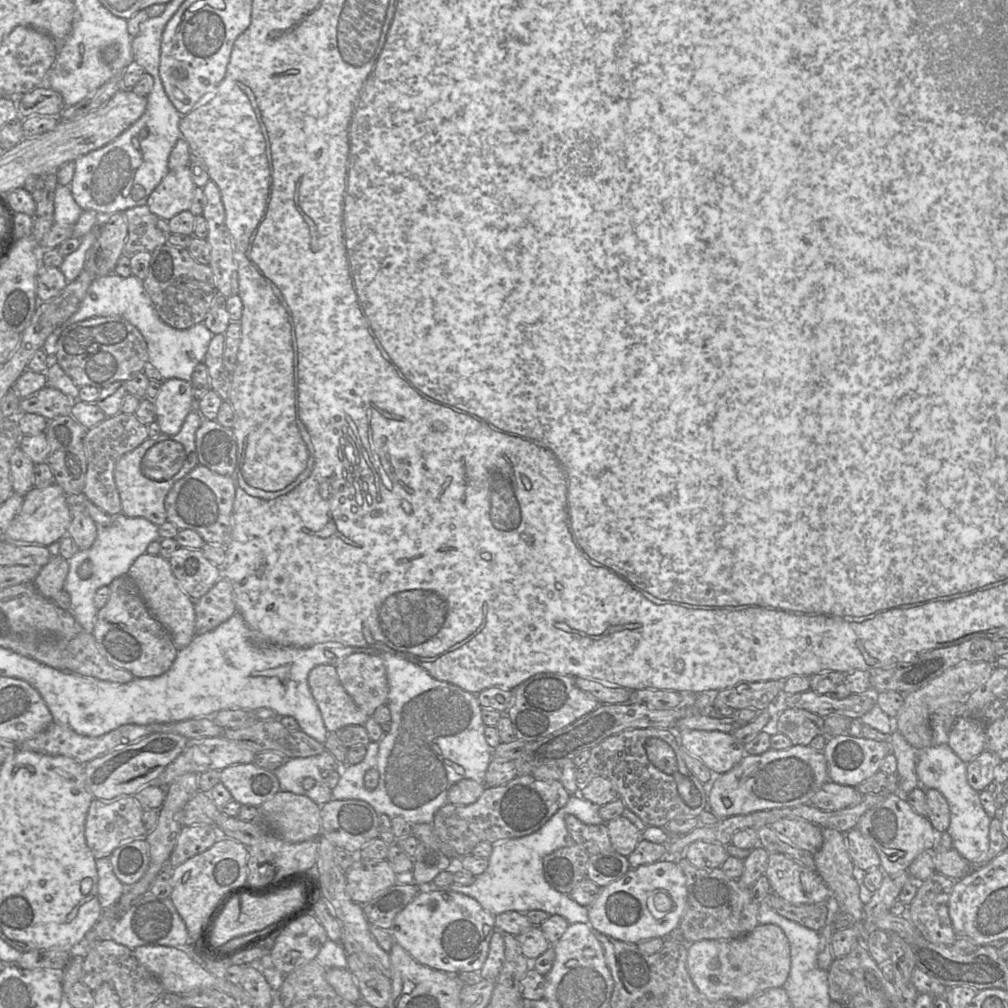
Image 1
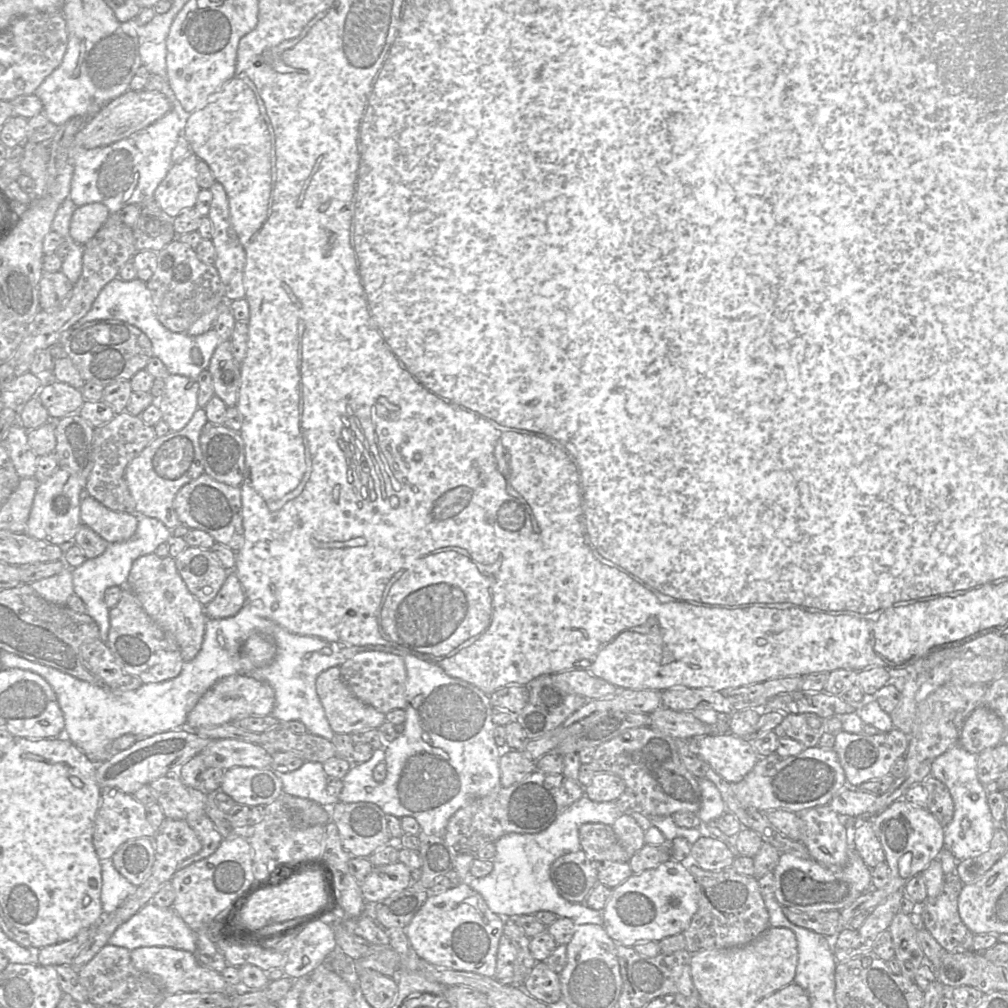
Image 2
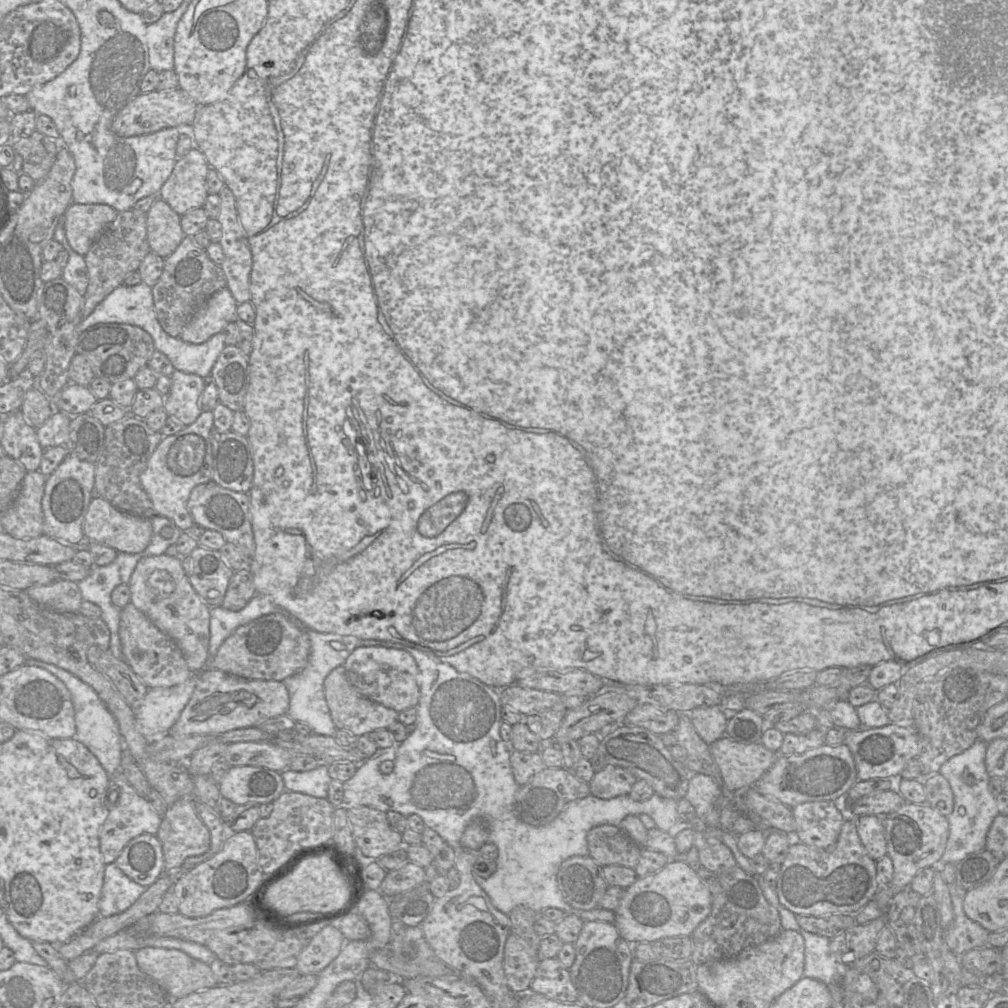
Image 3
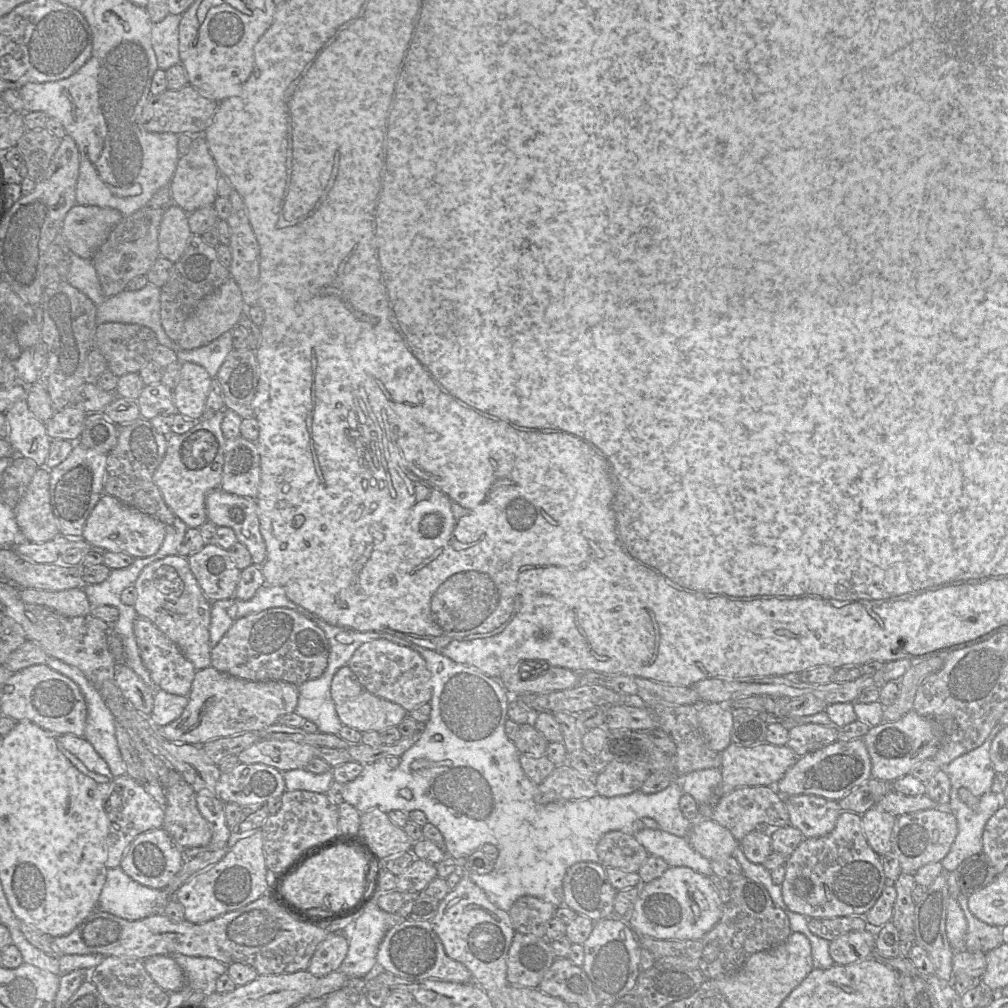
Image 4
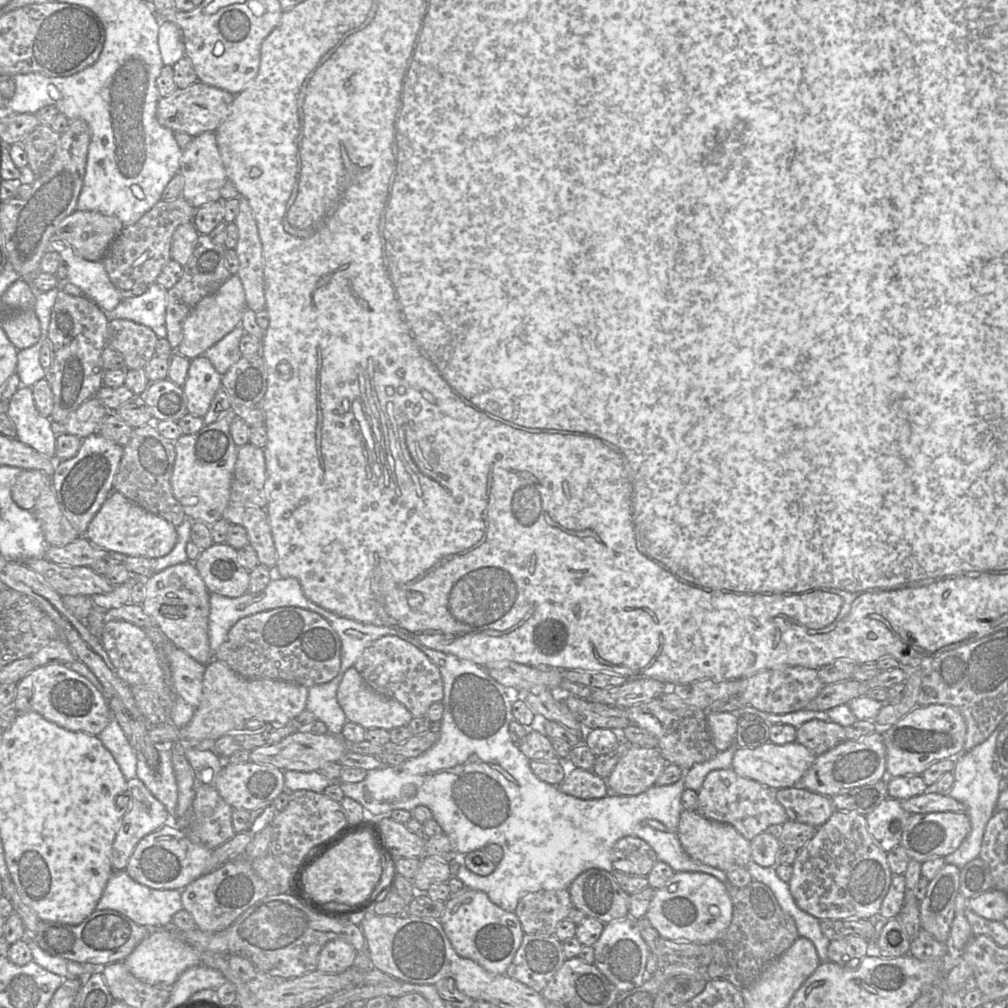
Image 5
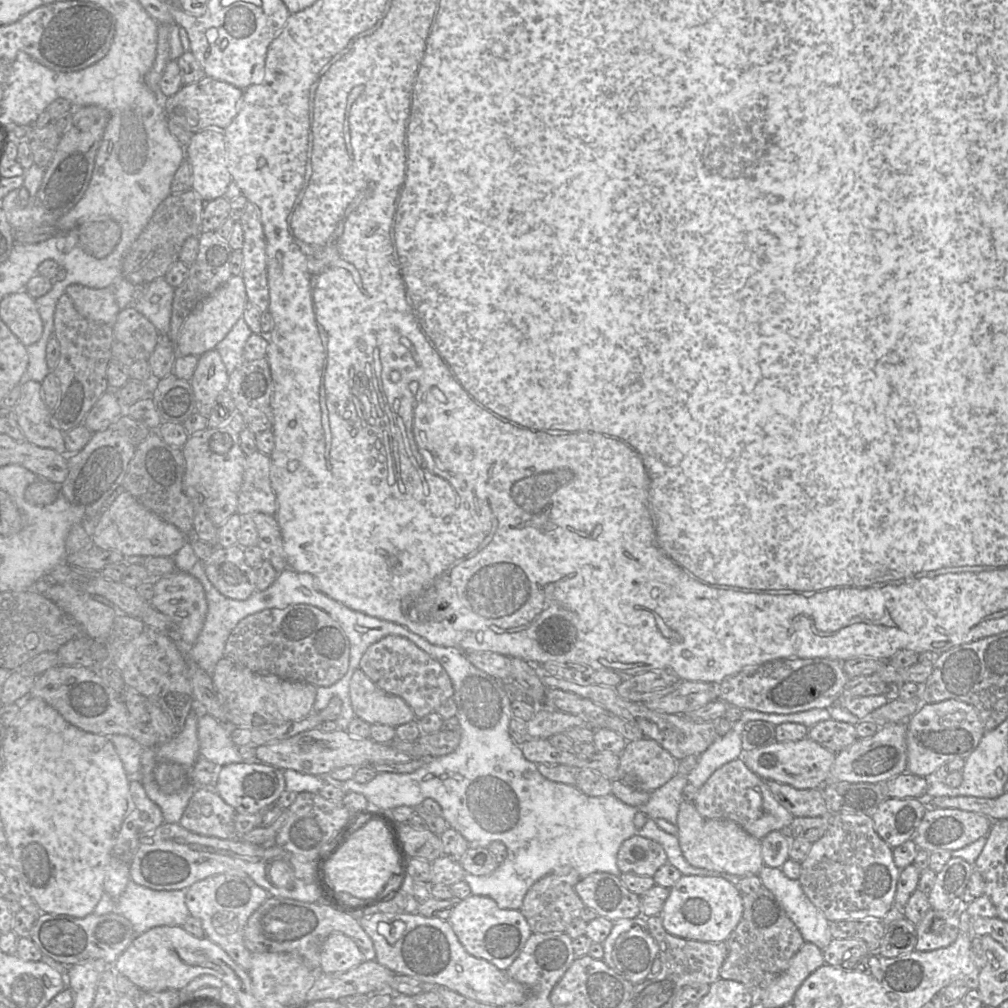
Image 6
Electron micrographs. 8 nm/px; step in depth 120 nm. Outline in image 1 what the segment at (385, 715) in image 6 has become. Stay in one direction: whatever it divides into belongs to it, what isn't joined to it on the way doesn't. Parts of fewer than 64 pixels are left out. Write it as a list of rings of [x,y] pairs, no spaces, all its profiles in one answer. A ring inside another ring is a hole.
[[[320,664],[308,675],[311,693],[328,732],[348,725],[364,725],[367,715],[342,686],[334,665]]]

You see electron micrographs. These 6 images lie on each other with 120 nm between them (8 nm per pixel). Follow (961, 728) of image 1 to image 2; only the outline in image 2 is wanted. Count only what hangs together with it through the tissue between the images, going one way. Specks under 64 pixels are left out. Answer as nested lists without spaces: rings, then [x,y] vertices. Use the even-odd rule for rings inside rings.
[[[979,706],[965,720],[959,745],[978,755],[1002,743],[1003,734],[1004,725],[1000,717],[988,707]]]

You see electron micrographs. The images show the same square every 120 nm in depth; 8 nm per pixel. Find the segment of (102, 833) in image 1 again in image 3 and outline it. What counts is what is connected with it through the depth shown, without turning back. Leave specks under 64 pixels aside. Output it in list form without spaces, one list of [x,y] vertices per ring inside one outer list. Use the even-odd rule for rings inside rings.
[[[121,772],[110,776],[104,805],[108,814],[99,831],[99,842],[105,864],[115,862],[122,849],[132,838],[142,834],[156,835],[158,832],[162,817],[155,812],[145,797],[137,794]]]

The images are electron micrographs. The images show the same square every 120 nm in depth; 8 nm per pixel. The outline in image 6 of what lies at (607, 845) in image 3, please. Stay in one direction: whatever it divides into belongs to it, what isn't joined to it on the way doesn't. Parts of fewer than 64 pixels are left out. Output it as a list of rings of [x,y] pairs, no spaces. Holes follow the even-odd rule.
[[[642,836],[625,840],[617,854],[617,866],[625,874],[653,877],[666,863],[668,858],[662,845]]]

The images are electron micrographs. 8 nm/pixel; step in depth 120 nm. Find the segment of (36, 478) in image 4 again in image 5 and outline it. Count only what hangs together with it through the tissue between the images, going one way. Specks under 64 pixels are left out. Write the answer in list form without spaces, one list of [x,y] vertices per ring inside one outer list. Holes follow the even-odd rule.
[[[52,481],[40,494],[32,512],[40,522],[49,546],[65,546],[80,537],[62,513]]]

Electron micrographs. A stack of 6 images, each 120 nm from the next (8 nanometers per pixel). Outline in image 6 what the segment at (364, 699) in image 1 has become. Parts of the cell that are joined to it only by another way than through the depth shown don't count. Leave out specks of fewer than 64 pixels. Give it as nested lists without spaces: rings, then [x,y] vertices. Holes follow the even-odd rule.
[[[388,635],[372,644],[360,660],[360,669],[383,691],[401,697],[412,708],[415,719],[437,712],[454,695],[452,681],[441,664],[402,636]]]

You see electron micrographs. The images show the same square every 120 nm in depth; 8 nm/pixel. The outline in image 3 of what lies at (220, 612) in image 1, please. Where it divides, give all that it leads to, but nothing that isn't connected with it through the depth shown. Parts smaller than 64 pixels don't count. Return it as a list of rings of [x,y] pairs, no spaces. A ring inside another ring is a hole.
[[[245,566],[234,572],[221,606],[232,611],[241,610],[256,593],[253,575]]]

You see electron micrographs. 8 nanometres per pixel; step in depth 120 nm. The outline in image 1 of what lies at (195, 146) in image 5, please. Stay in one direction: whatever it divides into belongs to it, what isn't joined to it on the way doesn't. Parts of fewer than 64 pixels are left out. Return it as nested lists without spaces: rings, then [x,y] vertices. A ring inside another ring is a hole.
[[[188,166],[170,170],[152,191],[146,205],[151,212],[168,221],[189,210],[195,187]]]

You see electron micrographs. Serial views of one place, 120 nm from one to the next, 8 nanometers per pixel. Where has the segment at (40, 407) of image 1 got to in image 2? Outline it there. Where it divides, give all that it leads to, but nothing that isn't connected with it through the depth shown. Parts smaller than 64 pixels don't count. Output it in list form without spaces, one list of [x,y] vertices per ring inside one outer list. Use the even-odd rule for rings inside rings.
[[[56,380],[46,382],[36,396],[53,421],[78,413],[86,401],[81,390]]]

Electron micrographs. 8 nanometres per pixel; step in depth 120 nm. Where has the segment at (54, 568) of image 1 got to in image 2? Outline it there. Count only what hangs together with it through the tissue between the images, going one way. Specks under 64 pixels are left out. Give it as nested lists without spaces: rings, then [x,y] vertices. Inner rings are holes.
[[[66,567],[60,573],[30,583],[31,587],[45,600],[58,605],[66,605],[74,594],[72,569]]]

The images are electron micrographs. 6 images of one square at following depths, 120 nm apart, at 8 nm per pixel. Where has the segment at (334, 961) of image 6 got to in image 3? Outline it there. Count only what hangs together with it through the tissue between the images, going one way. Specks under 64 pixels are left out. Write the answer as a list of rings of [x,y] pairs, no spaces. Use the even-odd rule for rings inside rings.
[[[326,925],[306,943],[295,969],[300,975],[318,975],[338,957],[344,944],[345,937],[341,931]]]

